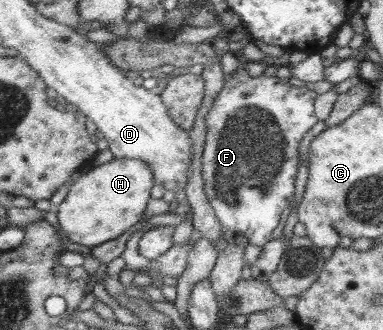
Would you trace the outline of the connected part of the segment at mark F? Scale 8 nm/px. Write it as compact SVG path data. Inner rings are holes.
M240 65L214 99L214 107L208 112L205 122L208 136L202 165L204 194L221 226L236 231L240 238L244 237L245 244L264 247L271 241L282 211L294 200L300 143L304 134L319 121L314 110L316 97L316 91L306 86L295 87L281 82L276 76L250 76L245 66Z

